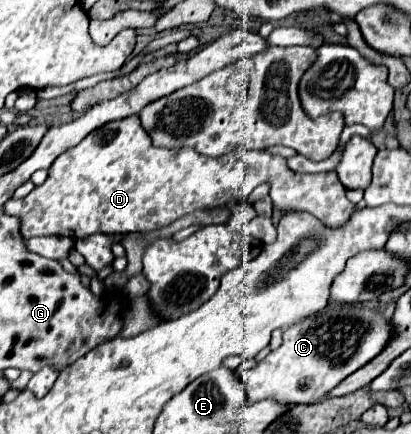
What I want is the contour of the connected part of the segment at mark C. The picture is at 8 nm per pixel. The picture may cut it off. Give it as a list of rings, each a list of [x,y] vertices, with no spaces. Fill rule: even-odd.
[[[363,304],[339,306],[331,312],[297,322],[283,332],[283,344],[277,350],[271,350],[265,360],[253,370],[237,372],[247,390],[247,404],[251,406],[267,398],[275,398],[279,404],[321,402],[341,380],[375,358],[375,354],[385,348],[385,342],[389,342],[389,334],[391,326],[381,310]]]

